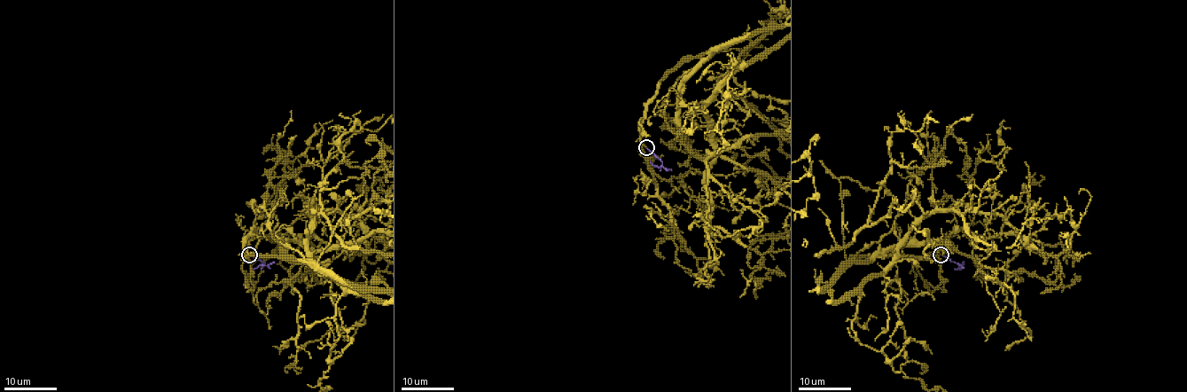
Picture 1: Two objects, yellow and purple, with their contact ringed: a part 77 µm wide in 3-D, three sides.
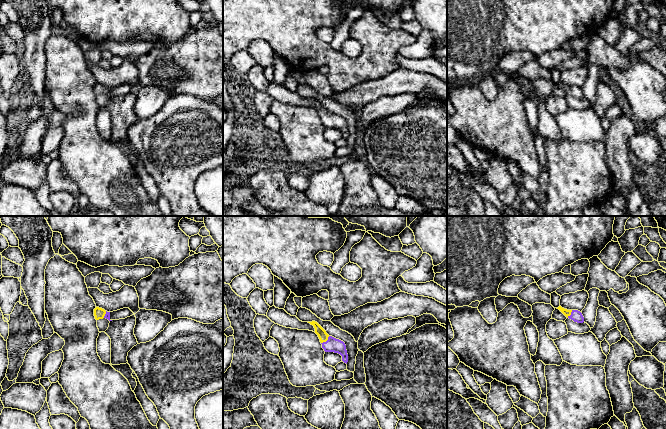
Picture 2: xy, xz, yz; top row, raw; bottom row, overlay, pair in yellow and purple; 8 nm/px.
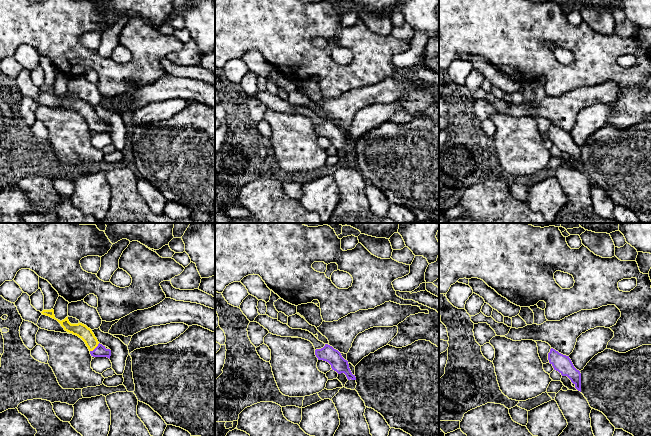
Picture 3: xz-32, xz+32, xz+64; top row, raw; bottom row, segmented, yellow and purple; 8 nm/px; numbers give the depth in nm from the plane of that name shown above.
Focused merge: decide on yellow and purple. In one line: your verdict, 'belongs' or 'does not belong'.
belongs

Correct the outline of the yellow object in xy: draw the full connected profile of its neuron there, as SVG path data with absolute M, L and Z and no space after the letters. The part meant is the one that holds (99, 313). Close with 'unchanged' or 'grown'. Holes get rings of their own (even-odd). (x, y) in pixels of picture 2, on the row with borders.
M96 307L96 308L94 309L94 316L95 316L95 319L96 319L96 320L106 318L106 319L108 319L109 321L112 321L112 320L110 319L110 312L107 312L107 311L105 311L104 309L99 308L99 307Z | grown

